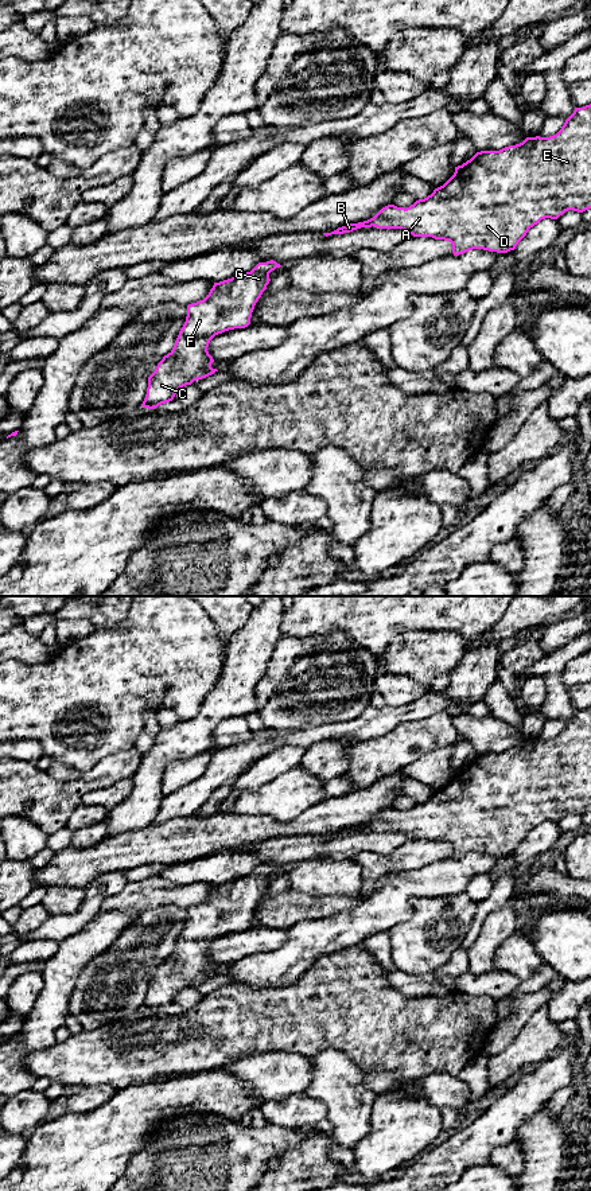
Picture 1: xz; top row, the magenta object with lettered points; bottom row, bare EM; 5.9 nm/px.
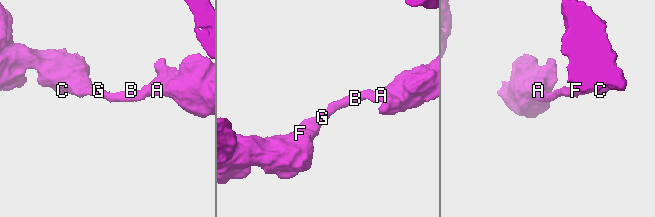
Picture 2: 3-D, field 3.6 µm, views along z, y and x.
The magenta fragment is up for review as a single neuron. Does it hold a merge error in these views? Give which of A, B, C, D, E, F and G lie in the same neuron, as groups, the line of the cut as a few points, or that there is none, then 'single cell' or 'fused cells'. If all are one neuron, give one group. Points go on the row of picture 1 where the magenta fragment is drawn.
groups A B C D E F G; cut none; single cell

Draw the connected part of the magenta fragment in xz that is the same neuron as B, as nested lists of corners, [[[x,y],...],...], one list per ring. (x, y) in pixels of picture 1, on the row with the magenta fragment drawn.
[[[591,104],[575,108],[561,129],[553,136],[526,137],[522,143],[499,151],[477,152],[470,160],[455,167],[454,175],[443,186],[407,209],[388,205],[368,221],[350,223],[323,234],[327,237],[372,226],[378,229],[401,229],[413,237],[432,237],[450,241],[454,256],[473,249],[508,253],[514,250],[529,229],[541,219],[557,219],[568,210],[583,213],[588,209],[591,209]]]

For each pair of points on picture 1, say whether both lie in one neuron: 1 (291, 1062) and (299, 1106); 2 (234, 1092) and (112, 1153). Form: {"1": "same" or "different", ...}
{"1": "different", "2": "same"}

